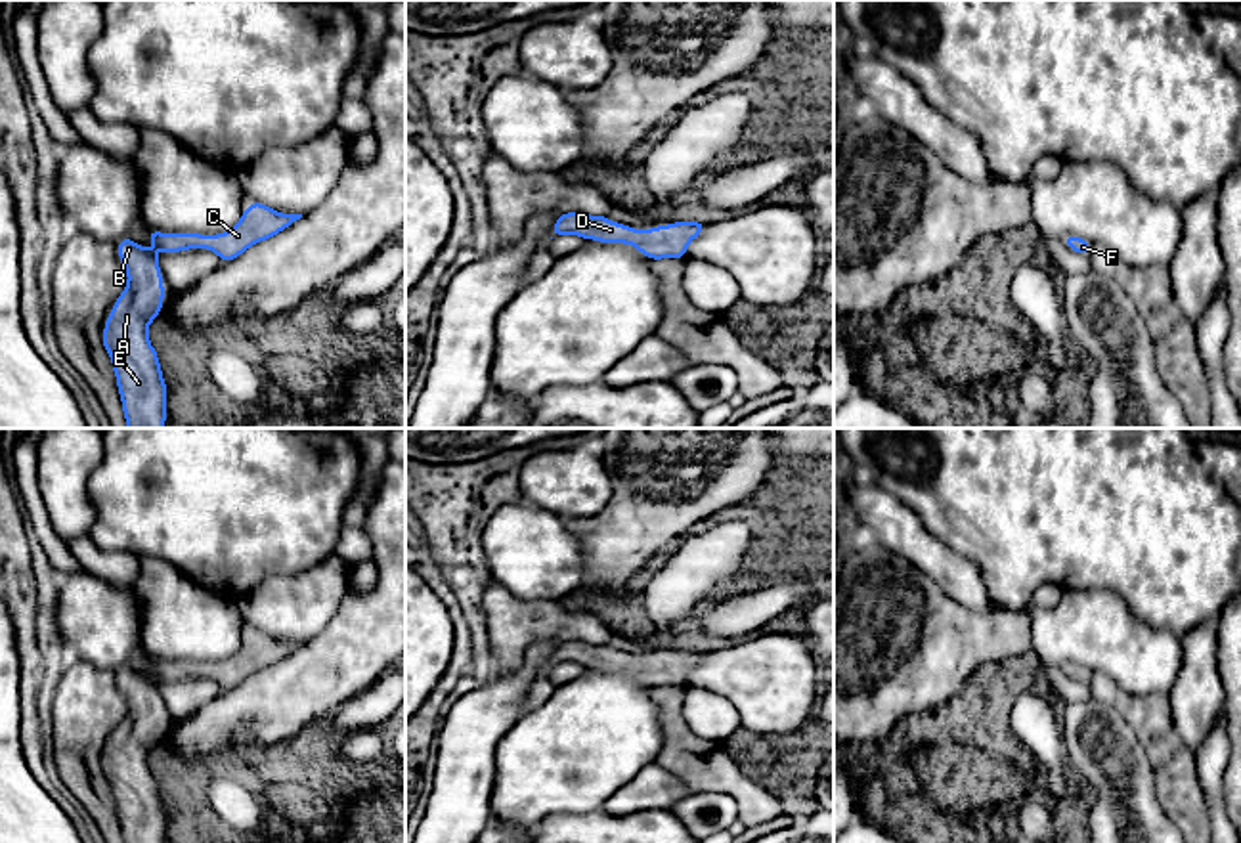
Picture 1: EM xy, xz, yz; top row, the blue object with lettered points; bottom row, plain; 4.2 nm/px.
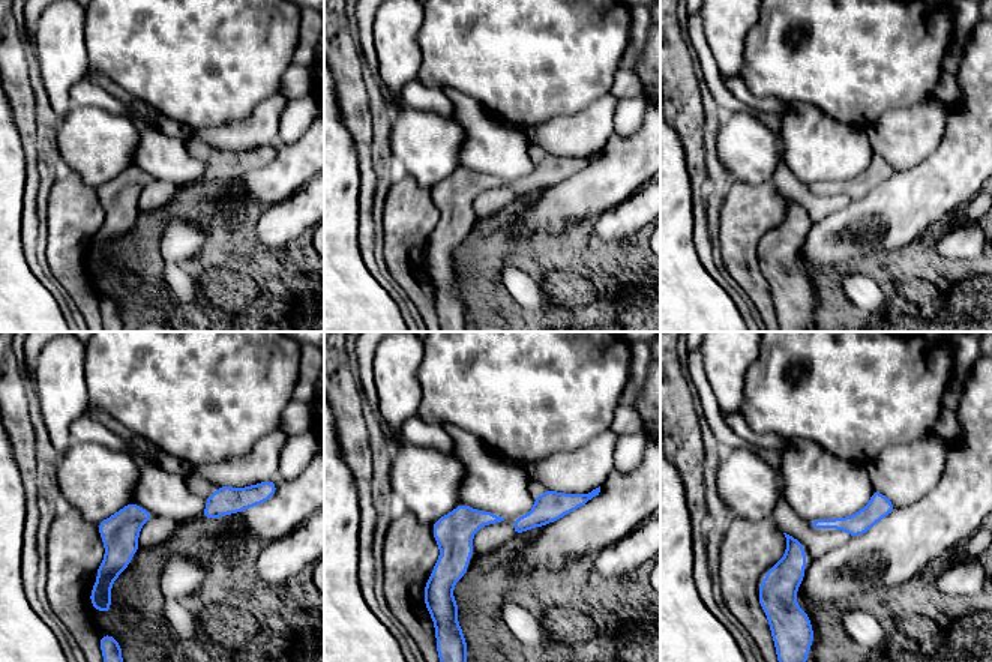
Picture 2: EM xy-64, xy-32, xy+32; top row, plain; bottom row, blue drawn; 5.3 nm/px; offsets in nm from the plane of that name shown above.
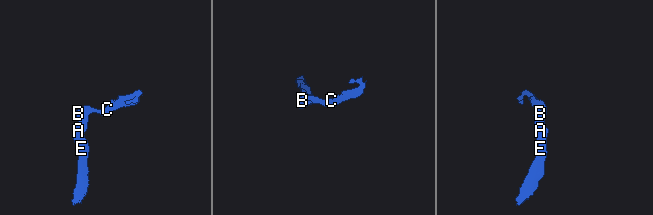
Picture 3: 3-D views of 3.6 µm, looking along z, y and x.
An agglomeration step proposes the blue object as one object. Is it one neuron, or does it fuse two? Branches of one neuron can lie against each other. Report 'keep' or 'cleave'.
keep

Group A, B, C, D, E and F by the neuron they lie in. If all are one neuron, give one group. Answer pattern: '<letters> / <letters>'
A B C D E F

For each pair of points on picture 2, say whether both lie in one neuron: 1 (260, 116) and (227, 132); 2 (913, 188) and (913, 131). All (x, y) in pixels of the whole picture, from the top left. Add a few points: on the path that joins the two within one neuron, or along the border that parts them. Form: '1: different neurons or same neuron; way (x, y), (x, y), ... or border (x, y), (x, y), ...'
1: same neuron; way (252, 123), (243, 132), (234, 132)
2: different neurons; border (940, 143), (920, 162), (896, 173)

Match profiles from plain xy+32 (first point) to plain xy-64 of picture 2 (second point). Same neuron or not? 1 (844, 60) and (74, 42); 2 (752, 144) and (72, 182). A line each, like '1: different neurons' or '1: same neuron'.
1: different neurons
2: different neurons

